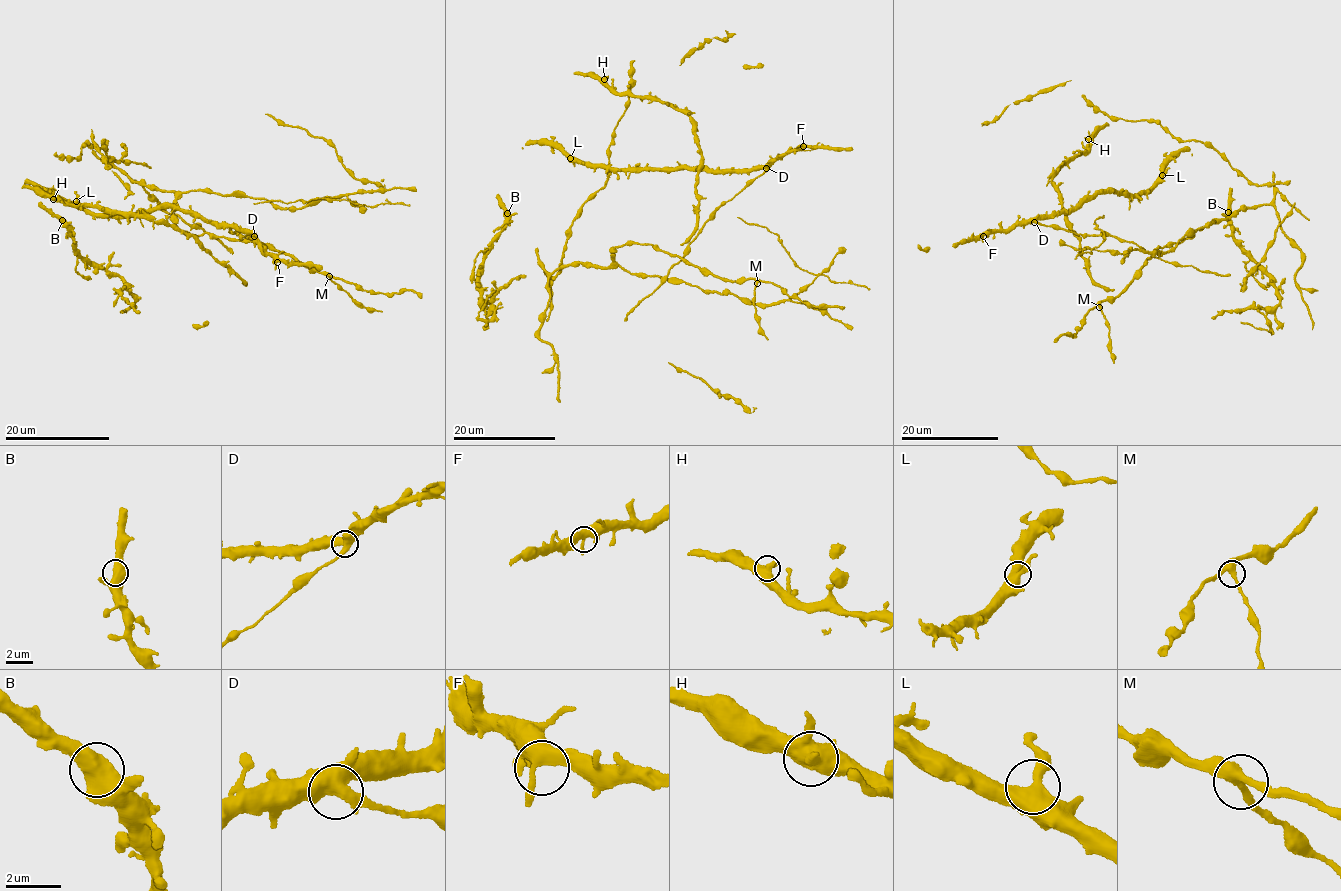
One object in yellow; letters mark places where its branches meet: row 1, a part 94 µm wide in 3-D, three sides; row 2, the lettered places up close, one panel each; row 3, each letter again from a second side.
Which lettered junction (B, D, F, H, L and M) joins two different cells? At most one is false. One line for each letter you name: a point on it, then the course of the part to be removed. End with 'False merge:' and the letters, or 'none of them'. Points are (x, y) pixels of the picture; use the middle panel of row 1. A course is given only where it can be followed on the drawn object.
D: (766, 168) | (766, 167), (706, 223), (690, 244), (688, 252), (668, 271), (667, 280), (644, 298), (625, 320)
False merge: D

